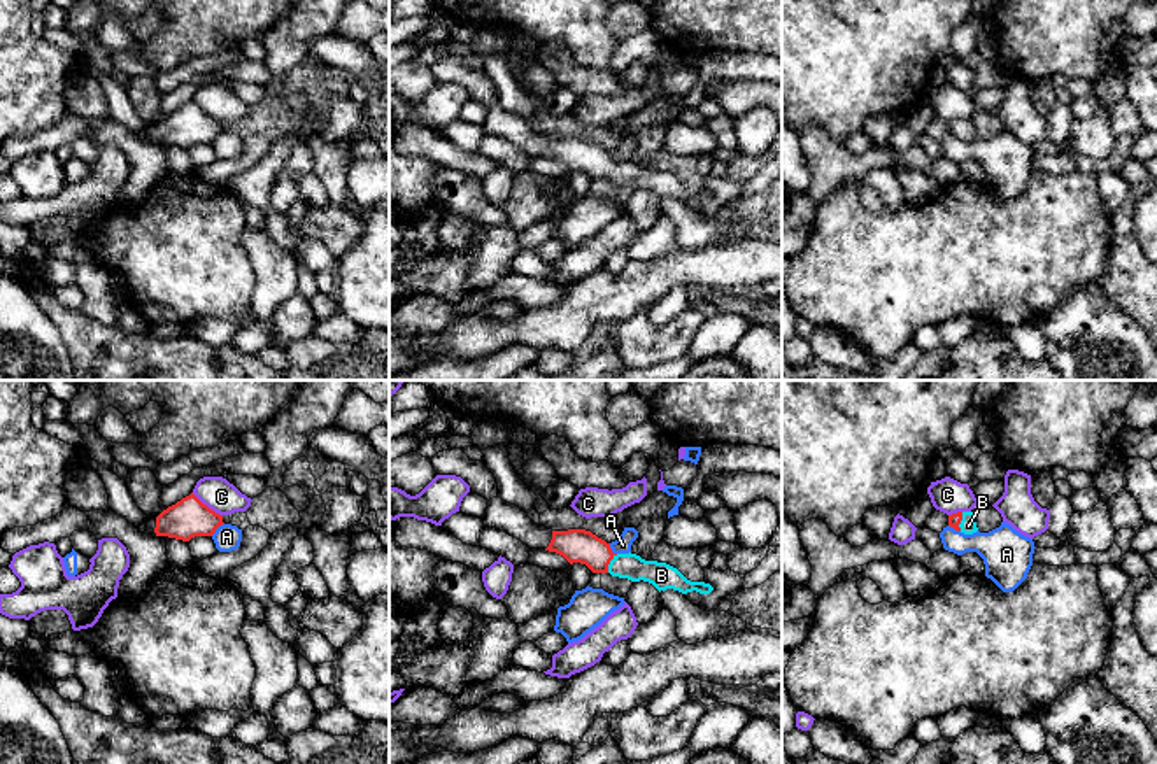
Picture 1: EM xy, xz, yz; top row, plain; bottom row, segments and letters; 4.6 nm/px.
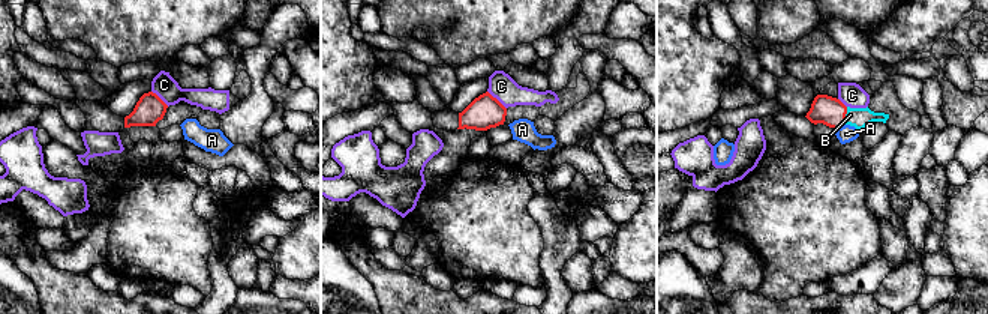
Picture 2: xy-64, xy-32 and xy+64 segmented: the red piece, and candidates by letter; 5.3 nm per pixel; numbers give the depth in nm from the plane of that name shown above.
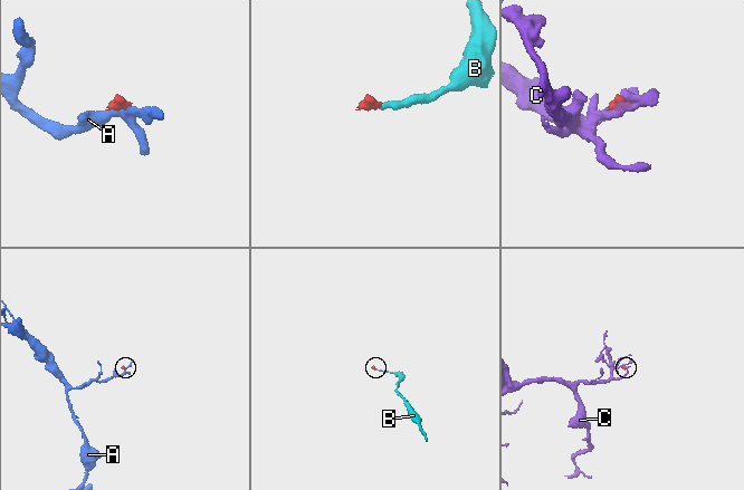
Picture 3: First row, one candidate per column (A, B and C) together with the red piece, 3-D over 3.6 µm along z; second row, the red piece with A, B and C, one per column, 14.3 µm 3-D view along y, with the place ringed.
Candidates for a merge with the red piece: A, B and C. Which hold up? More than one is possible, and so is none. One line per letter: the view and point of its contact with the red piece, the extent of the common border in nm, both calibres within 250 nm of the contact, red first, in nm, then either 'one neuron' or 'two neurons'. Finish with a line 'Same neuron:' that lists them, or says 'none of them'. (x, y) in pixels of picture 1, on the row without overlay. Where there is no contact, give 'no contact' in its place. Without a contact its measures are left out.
A: xy (216, 135) | 90 nm | 180/120 nm | two neurons
B: xz (609, 170) | 100 nm | 160/120 nm | one neuron
C: xy (205, 113) | 180 nm | 180/150 nm | two neurons
Same neuron: B

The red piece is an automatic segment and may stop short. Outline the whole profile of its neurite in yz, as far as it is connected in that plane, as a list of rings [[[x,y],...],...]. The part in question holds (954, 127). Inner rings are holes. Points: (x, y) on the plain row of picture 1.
[[[957,119],[948,123],[948,133],[964,142],[978,138],[973,119]]]

